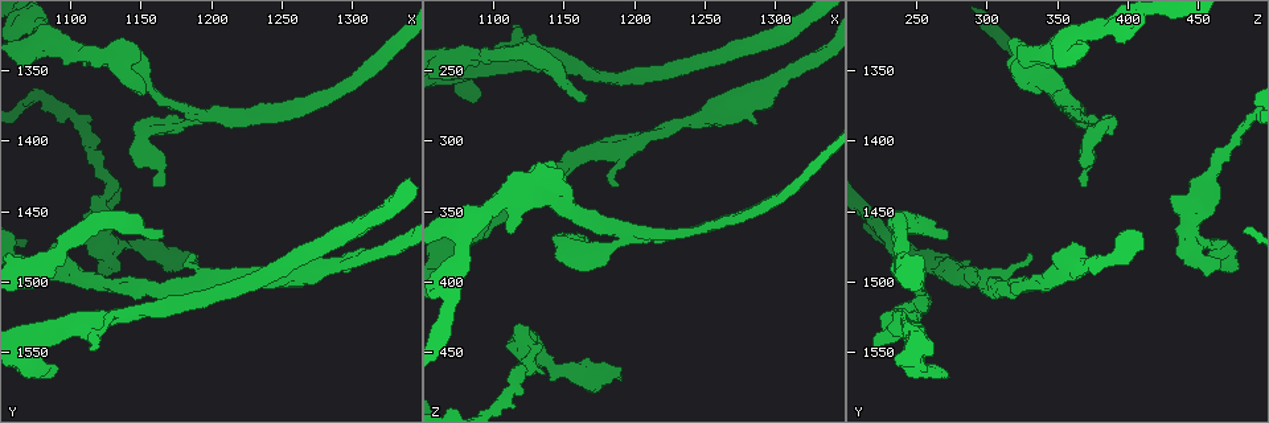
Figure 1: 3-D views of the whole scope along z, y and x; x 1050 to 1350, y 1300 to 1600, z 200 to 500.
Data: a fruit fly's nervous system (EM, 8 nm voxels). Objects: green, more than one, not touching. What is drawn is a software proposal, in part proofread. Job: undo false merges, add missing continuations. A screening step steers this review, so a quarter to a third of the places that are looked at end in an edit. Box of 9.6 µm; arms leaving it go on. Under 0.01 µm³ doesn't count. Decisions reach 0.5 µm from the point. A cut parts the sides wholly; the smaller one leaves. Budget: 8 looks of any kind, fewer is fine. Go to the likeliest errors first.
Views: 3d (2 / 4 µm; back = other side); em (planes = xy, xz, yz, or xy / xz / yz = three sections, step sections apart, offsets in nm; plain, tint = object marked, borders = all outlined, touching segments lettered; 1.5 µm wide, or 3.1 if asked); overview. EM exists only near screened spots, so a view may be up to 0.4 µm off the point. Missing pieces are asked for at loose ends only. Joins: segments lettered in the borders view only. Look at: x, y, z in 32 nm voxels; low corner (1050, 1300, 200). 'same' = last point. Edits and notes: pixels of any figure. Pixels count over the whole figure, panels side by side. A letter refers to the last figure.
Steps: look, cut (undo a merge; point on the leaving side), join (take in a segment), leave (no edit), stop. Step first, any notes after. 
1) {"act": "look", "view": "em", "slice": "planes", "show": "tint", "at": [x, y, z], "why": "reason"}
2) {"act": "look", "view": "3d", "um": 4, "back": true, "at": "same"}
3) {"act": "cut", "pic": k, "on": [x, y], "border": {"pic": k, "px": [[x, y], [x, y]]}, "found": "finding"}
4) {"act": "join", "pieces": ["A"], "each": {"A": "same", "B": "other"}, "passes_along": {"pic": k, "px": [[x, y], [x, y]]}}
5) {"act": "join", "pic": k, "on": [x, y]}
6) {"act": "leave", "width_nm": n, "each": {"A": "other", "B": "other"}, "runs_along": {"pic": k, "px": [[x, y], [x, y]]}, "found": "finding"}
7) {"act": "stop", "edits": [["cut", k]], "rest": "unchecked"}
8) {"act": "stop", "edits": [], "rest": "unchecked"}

{"act": "look", "view": "3d", "um": 2, "at": [1166, 1470, 272], "why": "end of a long branch"}

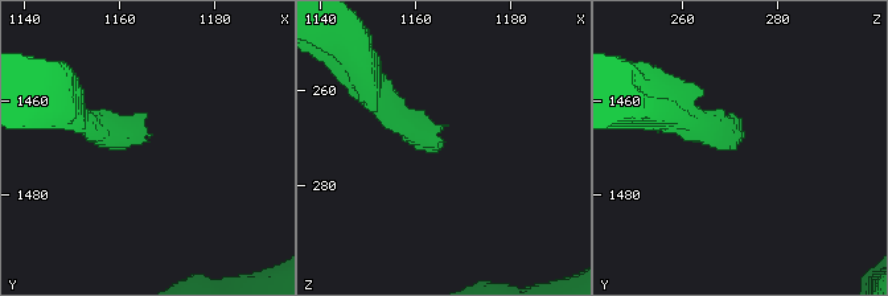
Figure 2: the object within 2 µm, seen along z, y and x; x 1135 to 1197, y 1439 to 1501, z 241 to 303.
{"act": "look", "view": "em", "slice": "xz", "step": 8, "show": "tint", "at": [1166, 1468, 271]}

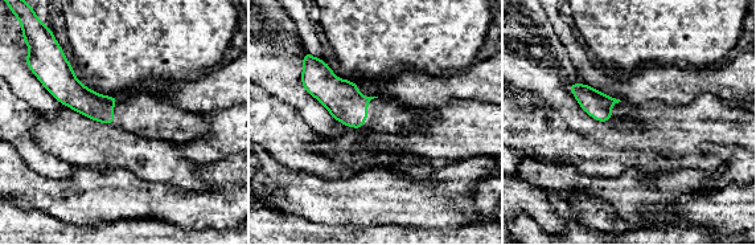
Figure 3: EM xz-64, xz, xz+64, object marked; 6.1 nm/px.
{"act": "look", "view": "em", "slice": "planes", "show": "borders", "at": "same"}

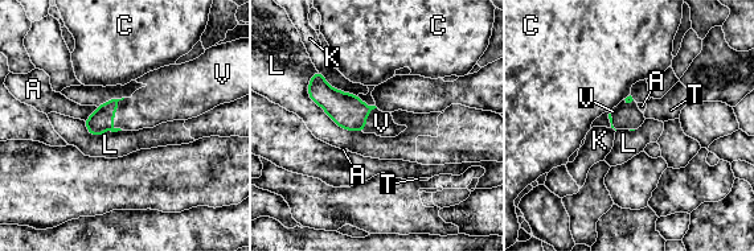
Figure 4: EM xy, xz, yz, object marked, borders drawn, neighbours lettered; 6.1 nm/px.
{"act": "join", "pieces": ["V"], "each": {"A": "other", "C": "other", "K": "other", "L": "other", "T": "other", "V": "same"}, "passes_along": {"pic": 4, "px": [[347, 110], [365, 118], [381, 123]]}, "found": "the neuron continues"}

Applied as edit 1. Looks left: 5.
{"act": "look", "view": "overview", "why": "see it whole again"}

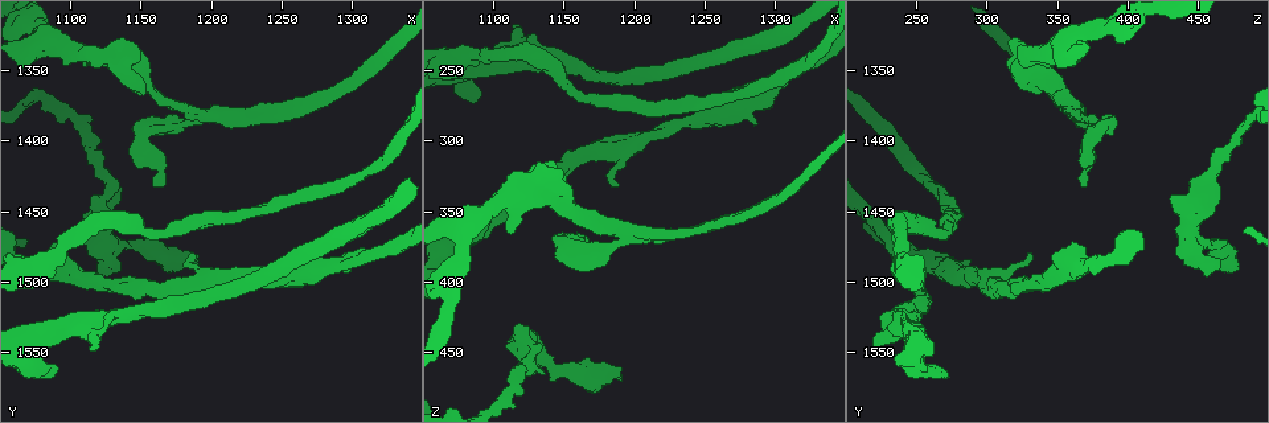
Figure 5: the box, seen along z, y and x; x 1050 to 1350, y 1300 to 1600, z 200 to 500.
{"act": "look", "view": "3d", "um": 4, "back": true, "at": [1162, 1434, 366], "why": "an open end"}

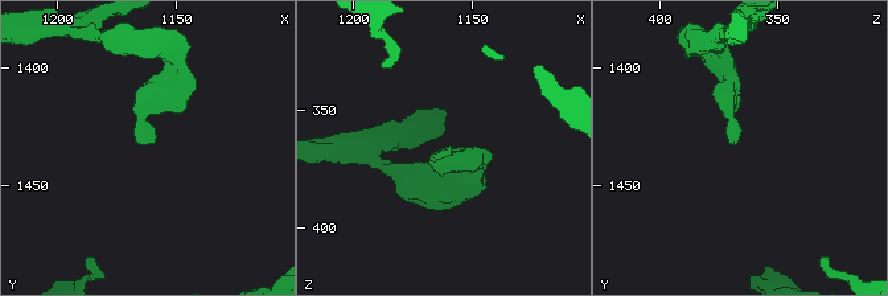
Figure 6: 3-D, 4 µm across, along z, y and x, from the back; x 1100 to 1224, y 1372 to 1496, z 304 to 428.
{"act": "look", "view": "em", "slice": "planes", "show": "borders", "at": [1160, 1434, 367], "why": "need the tissue"}

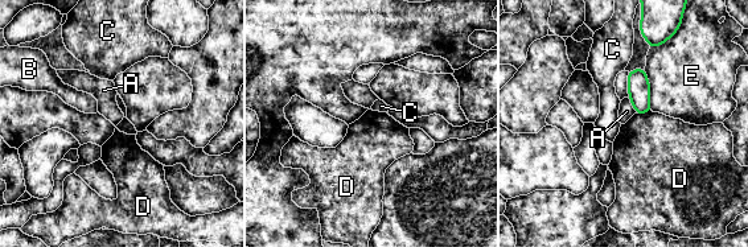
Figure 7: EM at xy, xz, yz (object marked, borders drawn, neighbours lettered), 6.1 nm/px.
{"act": "leave", "width_nm": 130, "each": {"A": "other", "B": "other", "C": "other", "D": "other", "E": "other"}, "border": {"pic": 7, "px": [[650, 110], [636, 114]]}, "found": "no lettered segment goes on from it"}

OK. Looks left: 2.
{"act": "look", "view": "em", "slice": "planes", "show": "plain", "at": [1188, 1486, 332], "why": "tapers out"}

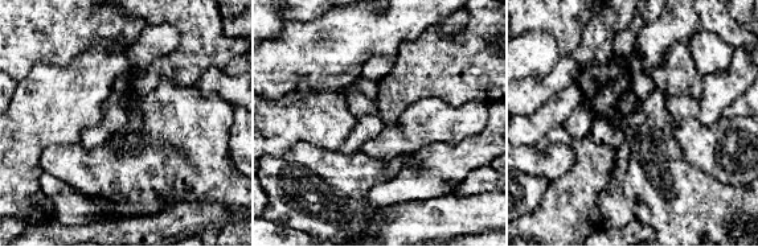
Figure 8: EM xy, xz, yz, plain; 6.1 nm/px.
{"act": "look", "view": "em", "slice": "planes", "show": "borders", "at": "same", "why": "see the neighbours"}

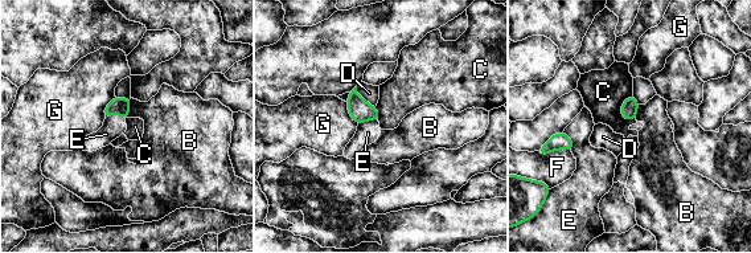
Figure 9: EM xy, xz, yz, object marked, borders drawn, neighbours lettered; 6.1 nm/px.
{"act": "leave", "each": {"B": "other", "C": "other", "D": "other", "E": "other", "F": "other", "G": "other"}, "found": "none of them fits"}

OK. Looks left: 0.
{"act": "stop", "edits": [["join", 4]], "rest": "unchecked"}

